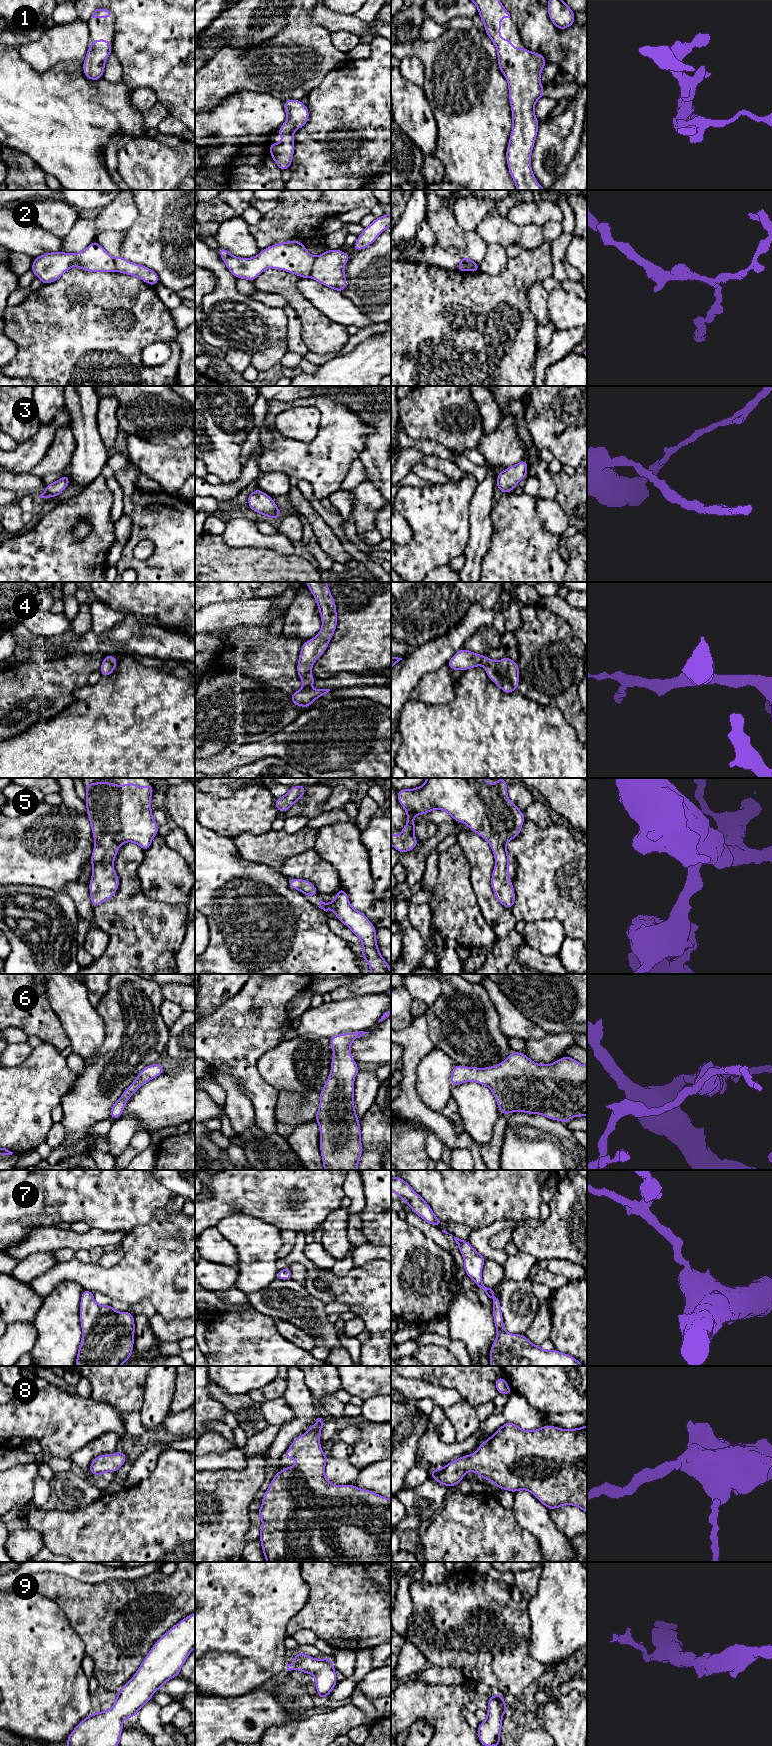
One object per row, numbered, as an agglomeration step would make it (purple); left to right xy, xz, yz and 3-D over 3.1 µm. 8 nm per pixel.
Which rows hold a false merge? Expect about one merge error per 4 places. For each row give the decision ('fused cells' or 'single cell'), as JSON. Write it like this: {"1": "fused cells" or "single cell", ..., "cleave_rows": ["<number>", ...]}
{"1": "single cell", "2": "fused cells", "3": "single cell", "4": "single cell", "5": "single cell", "6": "single cell", "7": "single cell", "8": "single cell", "9": "single cell", "cleave_rows": ["2"]}

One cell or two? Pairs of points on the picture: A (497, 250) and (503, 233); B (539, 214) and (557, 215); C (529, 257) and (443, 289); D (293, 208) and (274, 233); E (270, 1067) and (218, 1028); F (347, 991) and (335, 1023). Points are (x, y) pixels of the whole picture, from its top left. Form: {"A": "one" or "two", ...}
{"A": "two", "B": "one", "C": "one", "D": "one", "E": "two", "F": "two"}

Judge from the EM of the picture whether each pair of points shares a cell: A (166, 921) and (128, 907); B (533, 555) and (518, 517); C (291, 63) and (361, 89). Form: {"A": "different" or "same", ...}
{"A": "same", "B": "same", "C": "different"}

